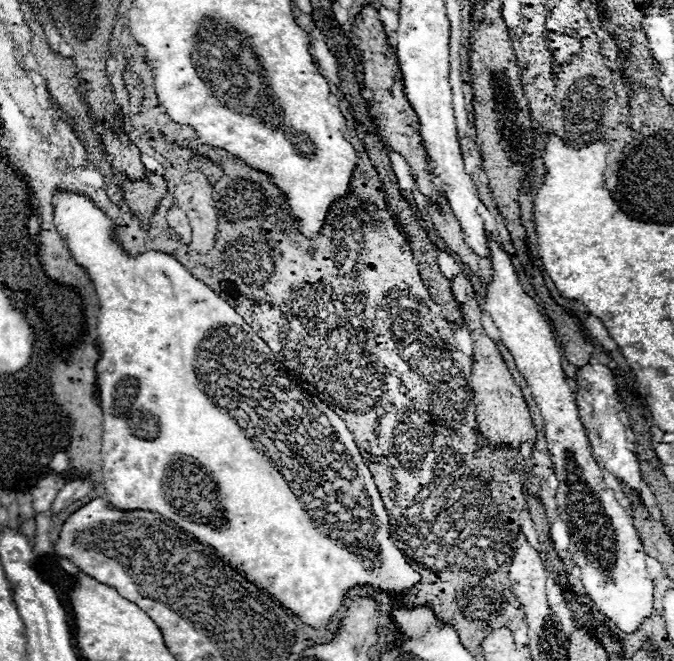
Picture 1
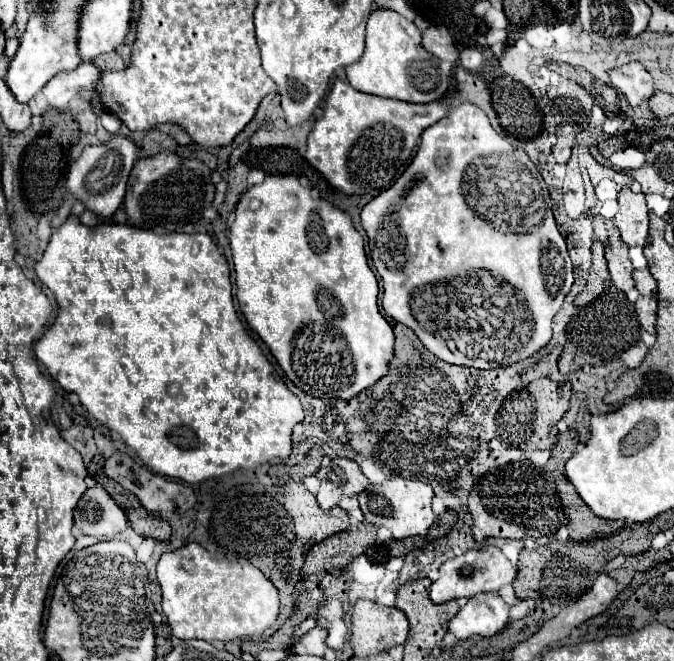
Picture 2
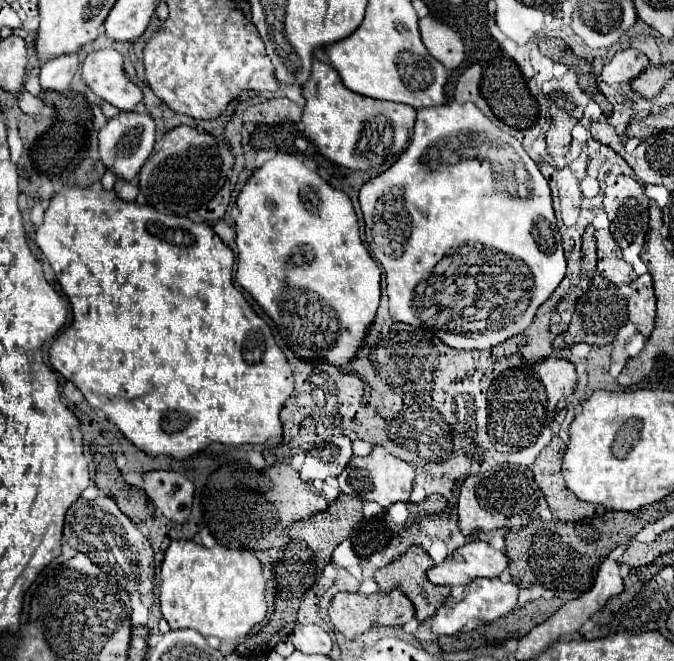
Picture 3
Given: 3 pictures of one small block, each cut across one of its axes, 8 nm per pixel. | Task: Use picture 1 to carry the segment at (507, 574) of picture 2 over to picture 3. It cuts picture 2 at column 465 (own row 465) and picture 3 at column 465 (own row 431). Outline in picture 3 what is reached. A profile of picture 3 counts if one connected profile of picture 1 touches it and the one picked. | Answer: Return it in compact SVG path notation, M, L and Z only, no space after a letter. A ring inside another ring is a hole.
M474 540L456 548L442 564L428 570L428 580L432 584L468 584L474 578L486 576L496 578L508 566L506 554L494 550L482 540Z

